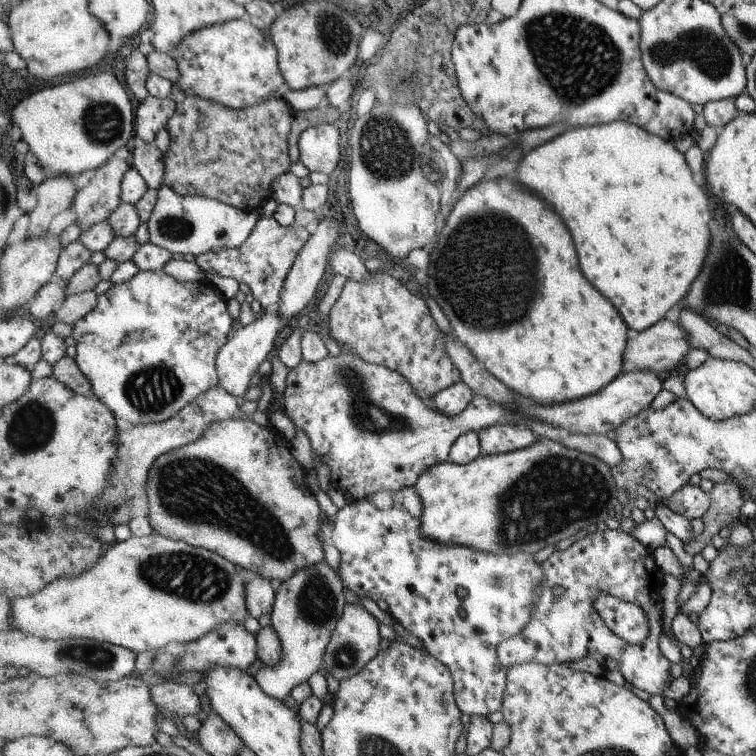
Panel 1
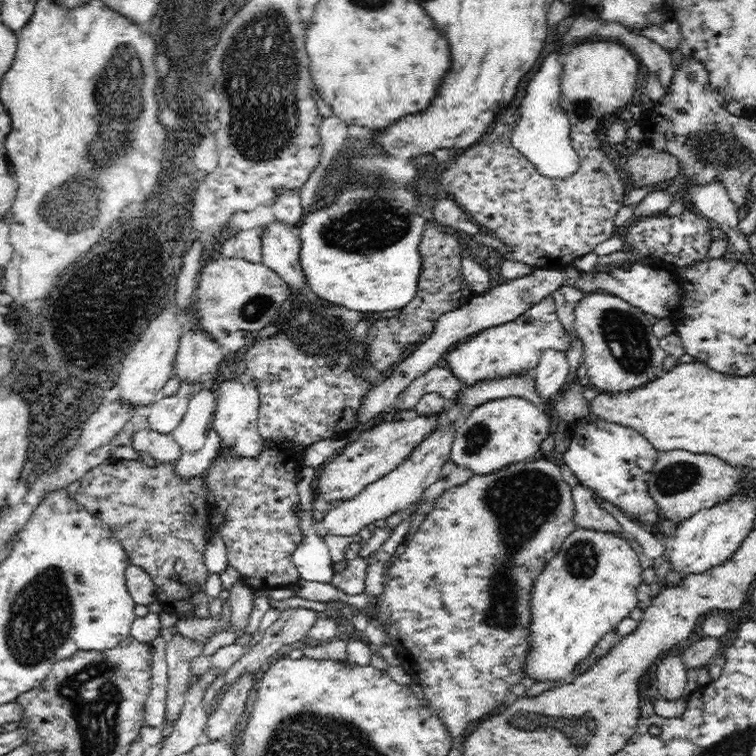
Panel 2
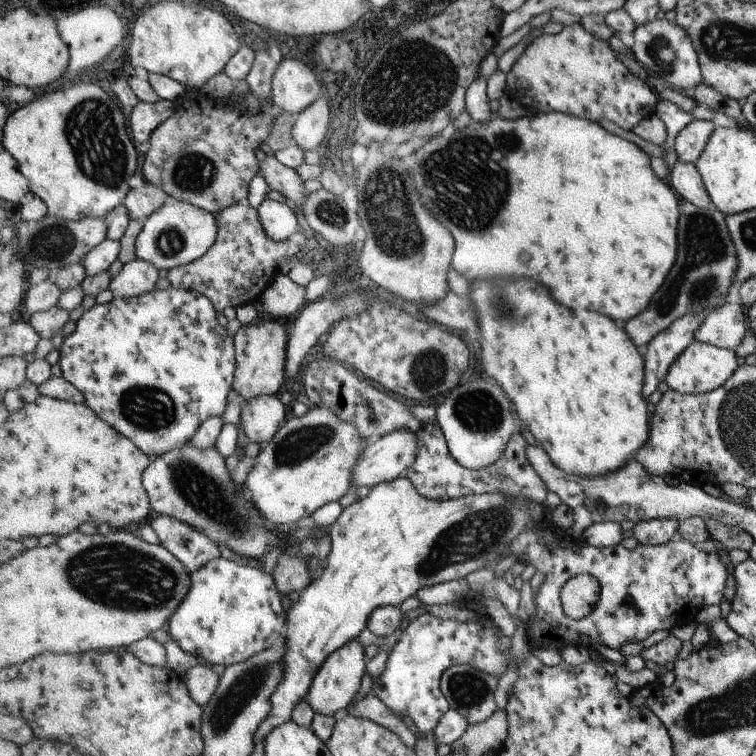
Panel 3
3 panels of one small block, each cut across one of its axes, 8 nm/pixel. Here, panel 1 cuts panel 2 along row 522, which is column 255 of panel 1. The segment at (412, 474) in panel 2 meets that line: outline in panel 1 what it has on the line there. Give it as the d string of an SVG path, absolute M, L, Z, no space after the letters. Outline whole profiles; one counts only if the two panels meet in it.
M278 311L265 312L257 315L255 321L238 328L231 335L230 340L222 349L218 357L218 370L221 385L235 394L240 400L243 394L248 390L250 384L254 386L258 382L258 367L261 362L267 359L274 346L274 338L284 326L284 320Z

